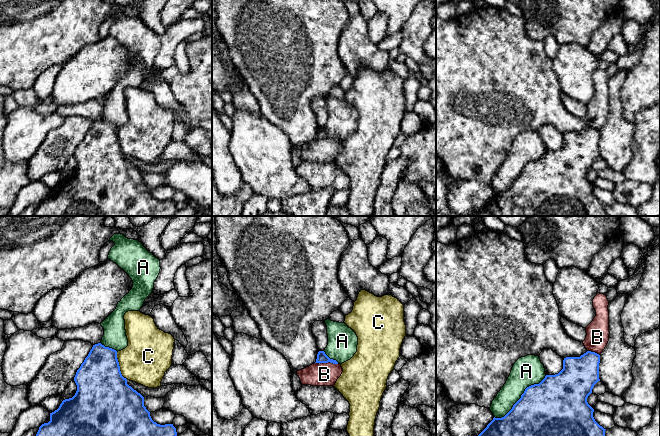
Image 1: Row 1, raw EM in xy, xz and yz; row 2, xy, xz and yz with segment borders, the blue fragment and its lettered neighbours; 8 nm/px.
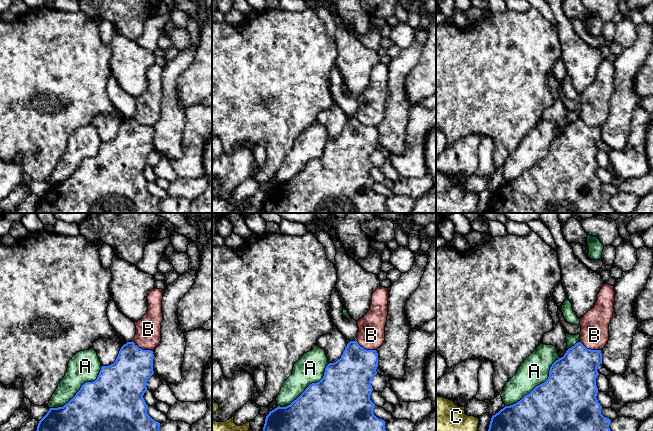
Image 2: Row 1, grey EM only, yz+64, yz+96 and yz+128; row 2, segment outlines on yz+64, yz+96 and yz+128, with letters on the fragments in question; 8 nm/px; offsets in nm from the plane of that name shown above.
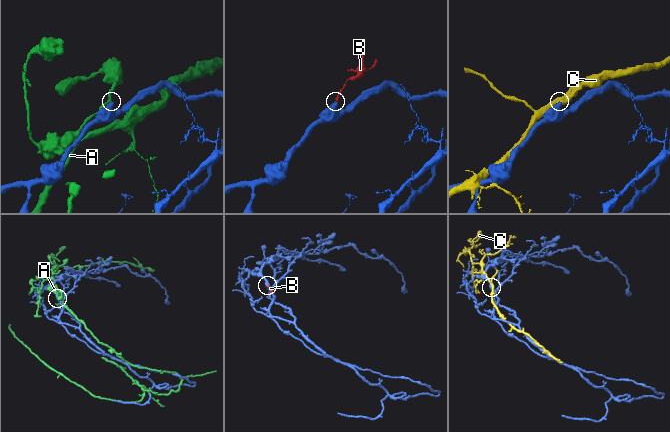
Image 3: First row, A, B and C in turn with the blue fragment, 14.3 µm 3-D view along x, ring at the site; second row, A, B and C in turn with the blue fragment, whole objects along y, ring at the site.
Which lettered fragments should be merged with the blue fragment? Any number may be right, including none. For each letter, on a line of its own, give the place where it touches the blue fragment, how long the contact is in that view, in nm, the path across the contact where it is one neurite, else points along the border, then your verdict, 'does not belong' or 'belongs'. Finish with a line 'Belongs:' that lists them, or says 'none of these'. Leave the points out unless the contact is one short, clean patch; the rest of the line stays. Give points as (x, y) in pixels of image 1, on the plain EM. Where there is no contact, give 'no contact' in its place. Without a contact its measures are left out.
A: yz (521, 173) | 550 nm | does not belong
B: xz (327, 138) | 190 nm | along xz (315, 138), (338, 139) | does not belong
C: xy (119, 142) | 240 nm | does not belong
Belongs: none of these

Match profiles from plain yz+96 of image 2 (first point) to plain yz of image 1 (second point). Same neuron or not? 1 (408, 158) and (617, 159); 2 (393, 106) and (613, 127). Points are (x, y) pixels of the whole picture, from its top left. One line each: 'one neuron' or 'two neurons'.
1: two neurons
2: one neuron

